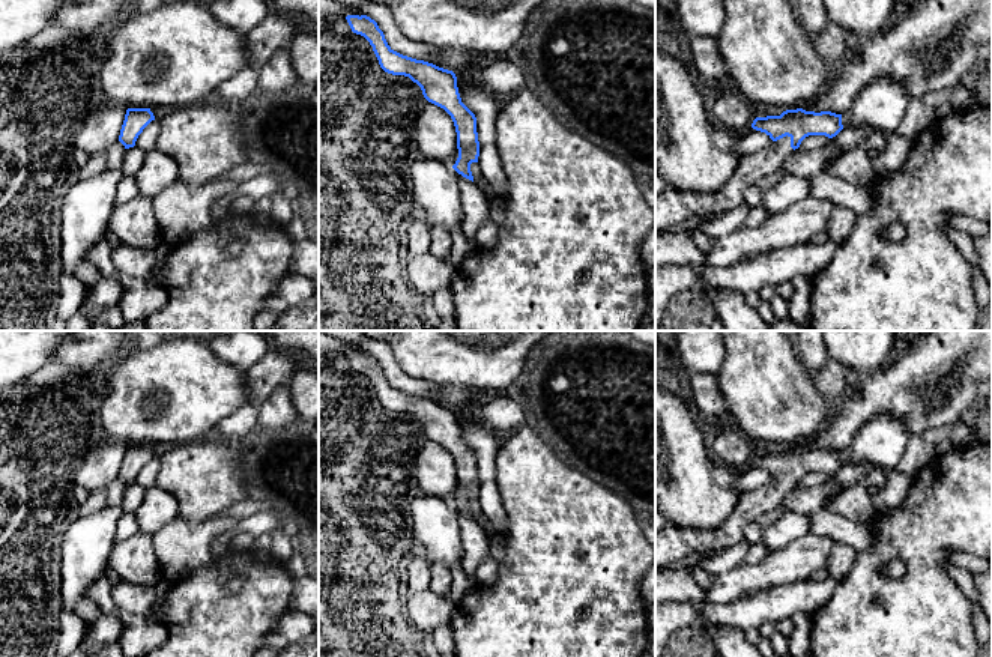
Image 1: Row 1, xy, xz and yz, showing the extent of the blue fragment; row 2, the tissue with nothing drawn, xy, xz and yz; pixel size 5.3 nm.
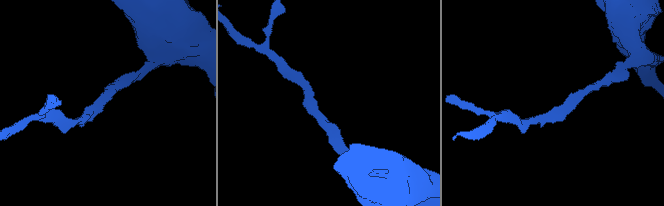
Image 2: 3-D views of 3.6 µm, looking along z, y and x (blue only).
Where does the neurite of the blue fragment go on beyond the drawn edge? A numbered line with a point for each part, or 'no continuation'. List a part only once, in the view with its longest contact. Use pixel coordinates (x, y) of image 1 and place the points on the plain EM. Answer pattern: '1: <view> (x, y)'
1: yz (672, 544)

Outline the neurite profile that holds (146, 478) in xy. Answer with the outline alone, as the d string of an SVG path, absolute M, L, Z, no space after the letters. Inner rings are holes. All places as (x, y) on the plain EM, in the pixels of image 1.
M152 457L138 472L135 483L144 490L156 486L156 477L161 468L159 457Z

